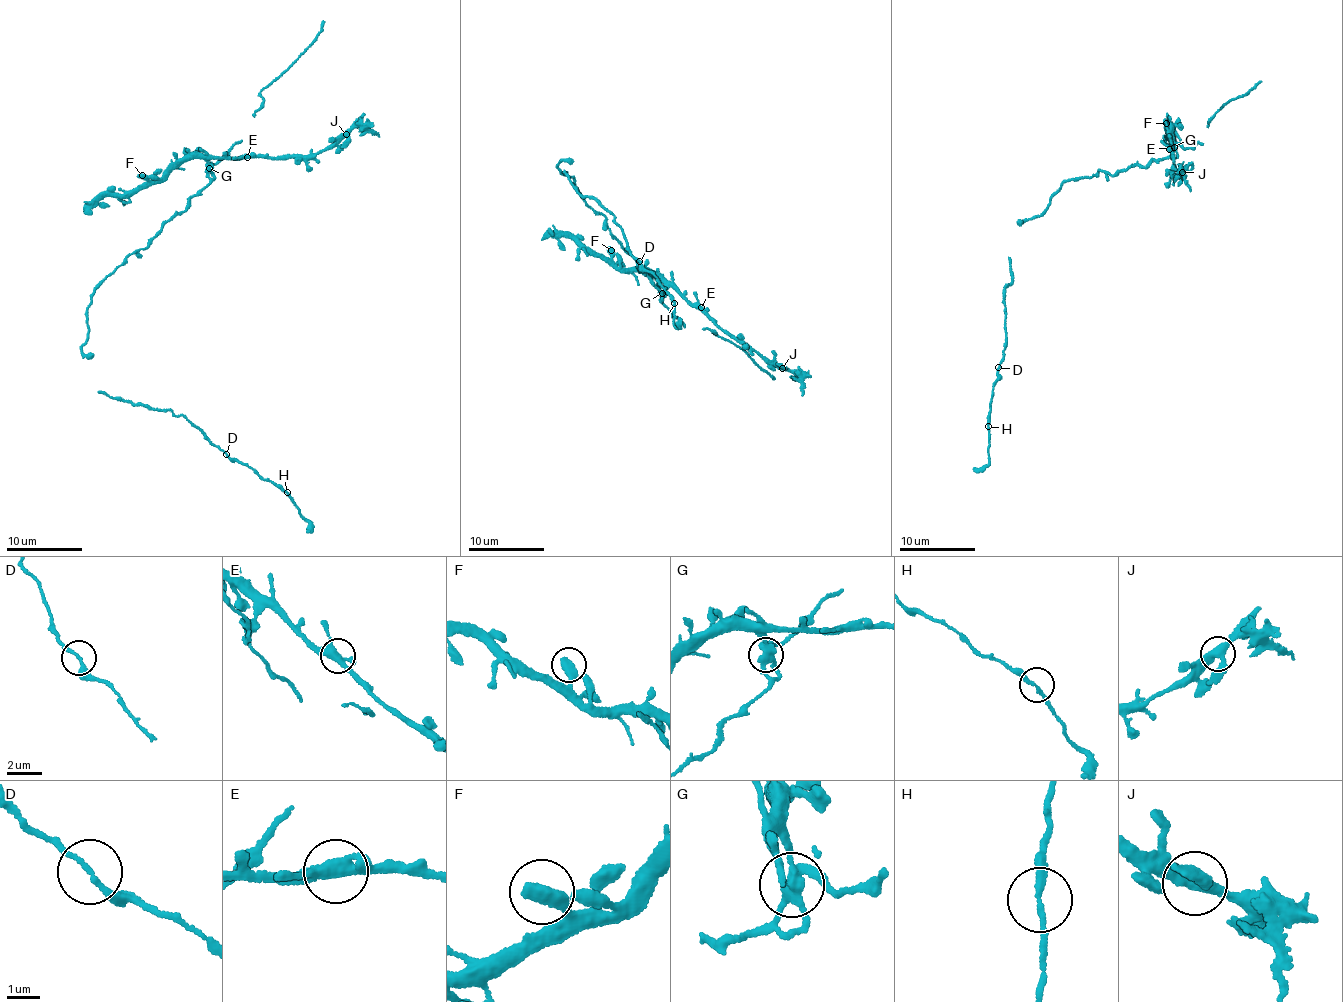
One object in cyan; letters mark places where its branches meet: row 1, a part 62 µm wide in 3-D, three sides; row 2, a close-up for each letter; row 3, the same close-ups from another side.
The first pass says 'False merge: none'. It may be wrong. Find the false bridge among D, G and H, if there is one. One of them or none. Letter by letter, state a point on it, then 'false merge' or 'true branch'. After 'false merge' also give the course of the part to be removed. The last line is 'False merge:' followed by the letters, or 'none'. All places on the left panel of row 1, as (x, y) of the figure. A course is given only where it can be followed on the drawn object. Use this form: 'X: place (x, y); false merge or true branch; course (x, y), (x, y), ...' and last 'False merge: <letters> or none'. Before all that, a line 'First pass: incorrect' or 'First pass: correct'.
First pass: incorrect
D: place (226, 454); true branch
G: place (209, 168); false merge; course (208, 169), (208, 162), (213, 159), (312, 157), (355, 126), (363, 125), (380, 136)
H: place (287, 492); true branch
False merge: G

